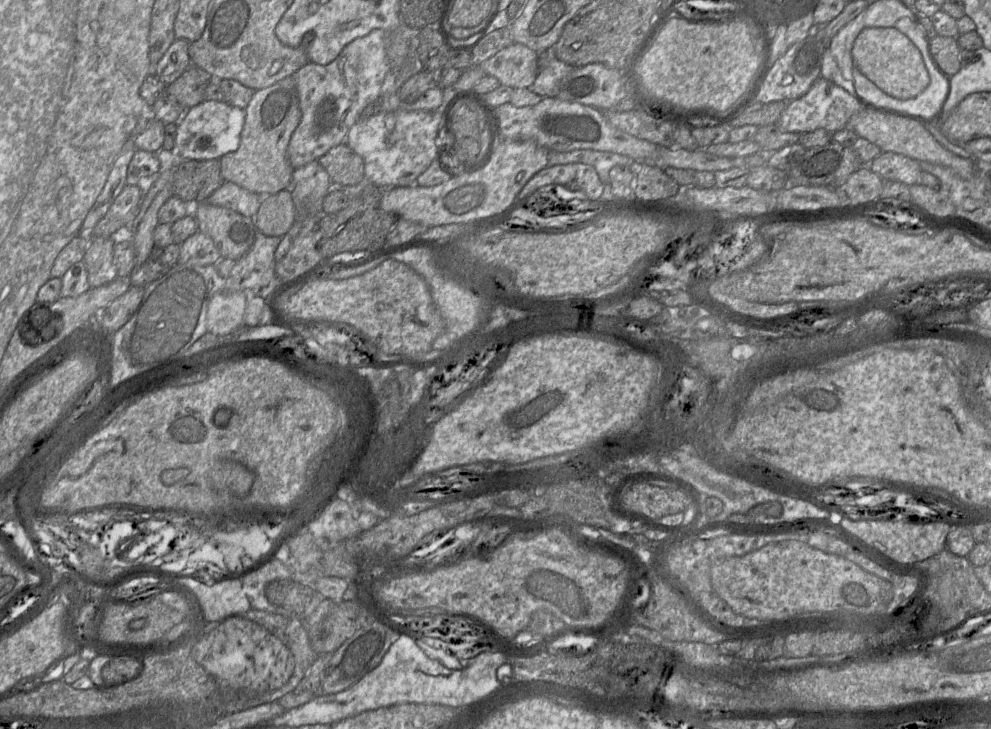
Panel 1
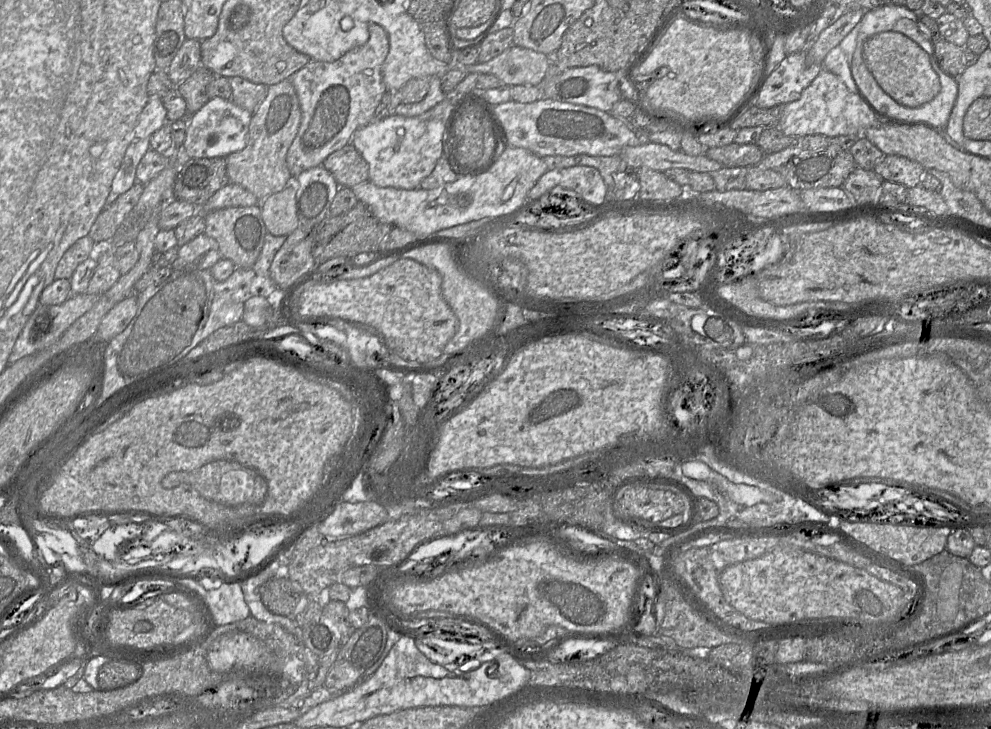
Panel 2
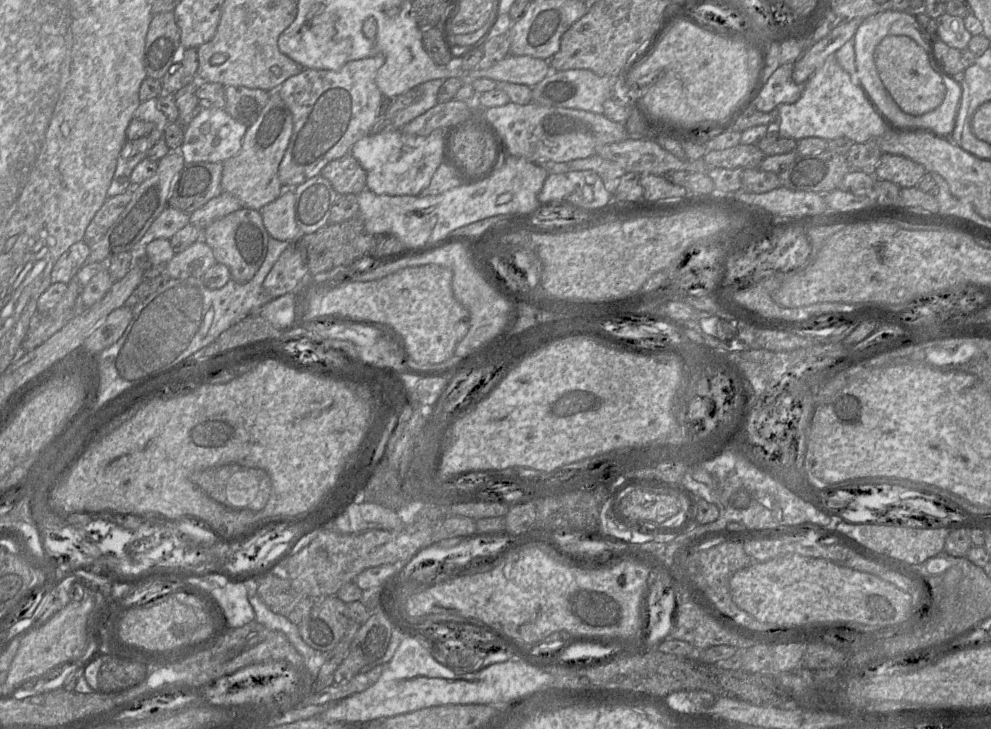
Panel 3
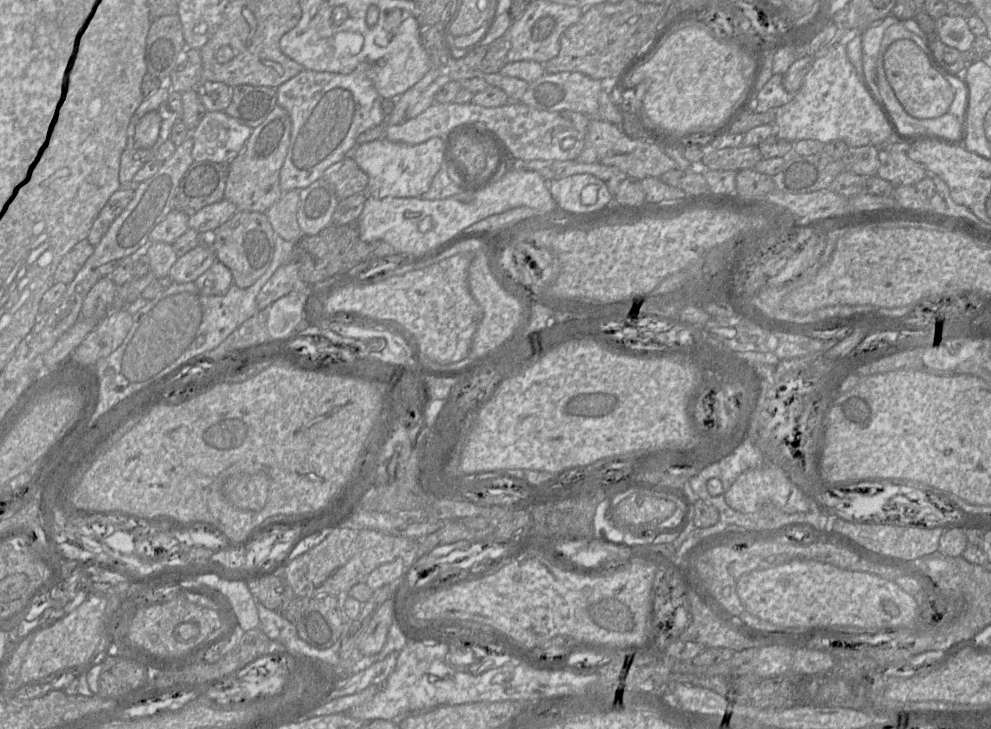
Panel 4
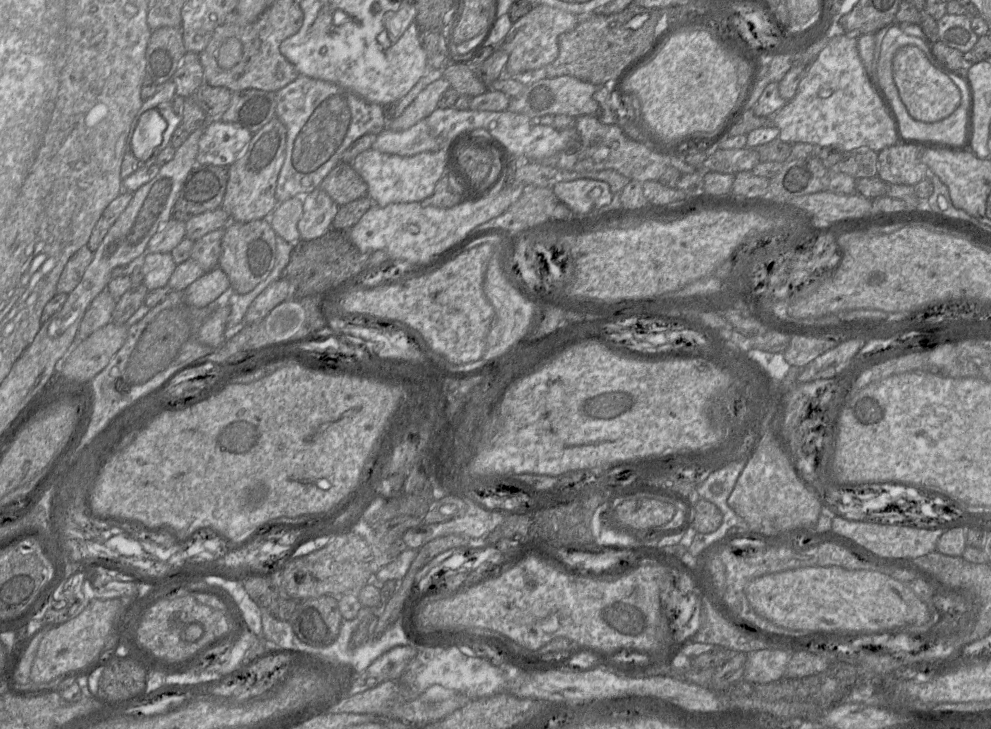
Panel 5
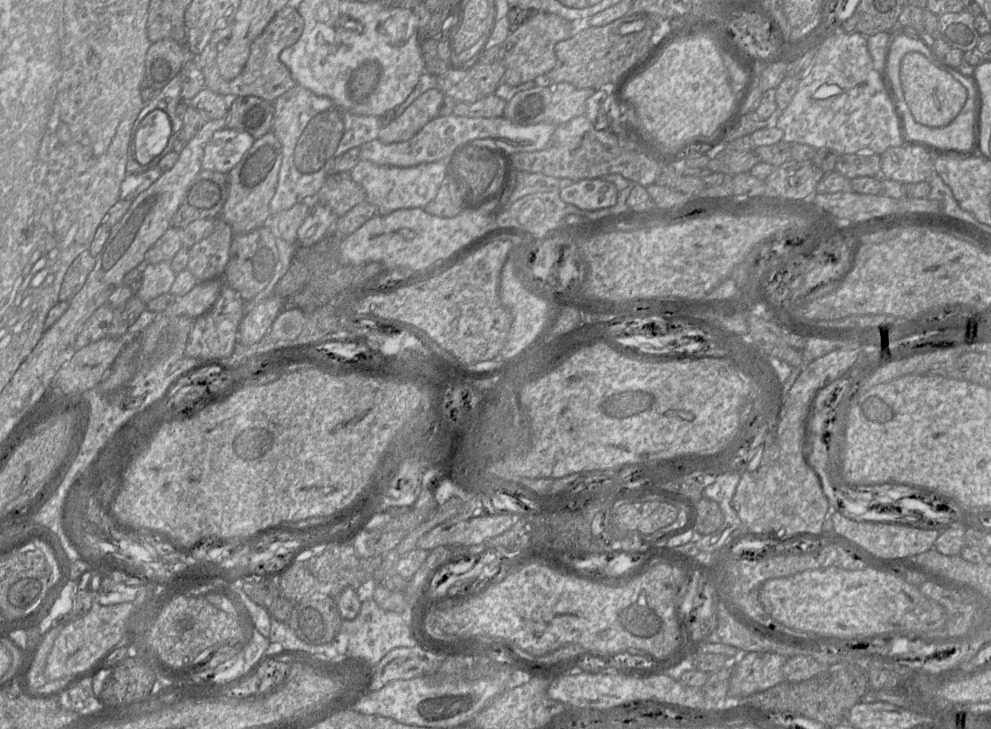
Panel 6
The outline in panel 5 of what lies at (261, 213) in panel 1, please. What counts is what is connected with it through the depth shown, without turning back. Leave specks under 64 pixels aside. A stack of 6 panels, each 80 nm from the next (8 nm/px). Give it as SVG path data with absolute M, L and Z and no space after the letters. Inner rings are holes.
M293 197L276 206L269 217L269 222L276 235L287 242L298 242L300 240L298 222L302 214L302 197Z

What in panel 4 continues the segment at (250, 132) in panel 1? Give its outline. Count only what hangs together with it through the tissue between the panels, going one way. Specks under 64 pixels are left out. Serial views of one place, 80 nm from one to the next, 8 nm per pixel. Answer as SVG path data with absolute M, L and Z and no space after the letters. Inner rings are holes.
M276 105L267 118L252 129L242 152L228 163L224 199L235 204L241 211L266 213L283 194L280 187L280 169L290 145L290 134L290 116L284 108Z

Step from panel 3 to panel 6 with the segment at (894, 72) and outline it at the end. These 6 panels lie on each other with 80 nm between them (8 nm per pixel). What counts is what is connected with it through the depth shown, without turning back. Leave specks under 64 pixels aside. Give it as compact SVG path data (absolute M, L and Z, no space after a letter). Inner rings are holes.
M919 52L906 53L900 63L900 82L908 108L918 123L928 127L944 127L960 113L967 100L967 90L937 60L929 60Z

